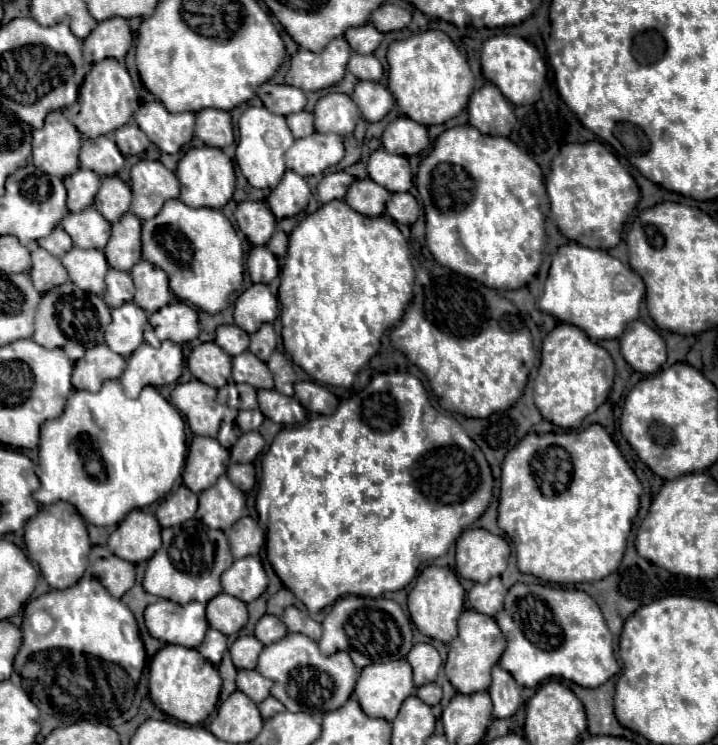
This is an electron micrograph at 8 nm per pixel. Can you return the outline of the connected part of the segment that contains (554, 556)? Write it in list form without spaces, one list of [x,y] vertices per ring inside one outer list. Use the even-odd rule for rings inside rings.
[[[599,423],[585,431],[527,433],[503,461],[499,527],[515,543],[519,571],[561,585],[599,581],[611,575],[621,563],[631,521],[639,511],[641,489],[637,475]]]

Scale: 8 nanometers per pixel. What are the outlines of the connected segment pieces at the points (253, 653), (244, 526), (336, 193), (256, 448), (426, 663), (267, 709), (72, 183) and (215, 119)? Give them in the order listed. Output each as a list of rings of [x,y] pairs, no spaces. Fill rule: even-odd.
[[[243,635],[231,645],[229,653],[237,669],[255,669],[261,649],[263,643],[255,635]]]
[[[241,517],[229,533],[229,545],[235,559],[257,555],[263,543],[265,543],[265,533],[259,527],[259,523],[251,517]]]
[[[337,171],[337,173],[325,175],[317,185],[319,201],[321,203],[329,203],[333,199],[343,199],[351,183],[353,183],[353,177],[349,173],[345,173],[345,171]]]
[[[259,431],[243,433],[239,437],[239,441],[231,449],[231,461],[235,461],[235,463],[251,463],[261,453],[263,447],[265,447],[265,441],[259,435]]]
[[[415,643],[407,661],[413,667],[413,681],[417,687],[435,681],[441,667],[441,655],[431,643]]]
[[[267,697],[265,701],[259,703],[259,711],[261,711],[263,719],[269,719],[269,717],[275,715],[277,711],[285,711],[285,707],[283,707],[283,703],[279,703],[275,697]]]
[[[77,169],[73,175],[67,175],[63,183],[67,189],[67,207],[73,213],[73,211],[83,211],[93,203],[101,177],[93,175],[93,171]]]
[[[201,109],[197,113],[195,137],[209,147],[227,147],[235,141],[231,115],[221,109]]]

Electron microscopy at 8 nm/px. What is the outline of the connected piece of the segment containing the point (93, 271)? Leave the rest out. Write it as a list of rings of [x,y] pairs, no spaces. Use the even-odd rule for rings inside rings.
[[[73,247],[61,263],[65,265],[69,279],[83,291],[103,295],[105,293],[105,273],[109,269],[103,251],[99,249],[79,249]]]

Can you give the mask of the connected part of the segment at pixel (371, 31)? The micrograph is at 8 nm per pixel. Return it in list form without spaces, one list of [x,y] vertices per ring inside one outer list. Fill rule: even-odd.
[[[367,23],[363,27],[351,27],[349,31],[345,31],[345,39],[347,39],[347,43],[351,45],[353,51],[357,51],[357,53],[373,53],[381,43],[383,33],[377,31],[373,27],[373,23]]]

